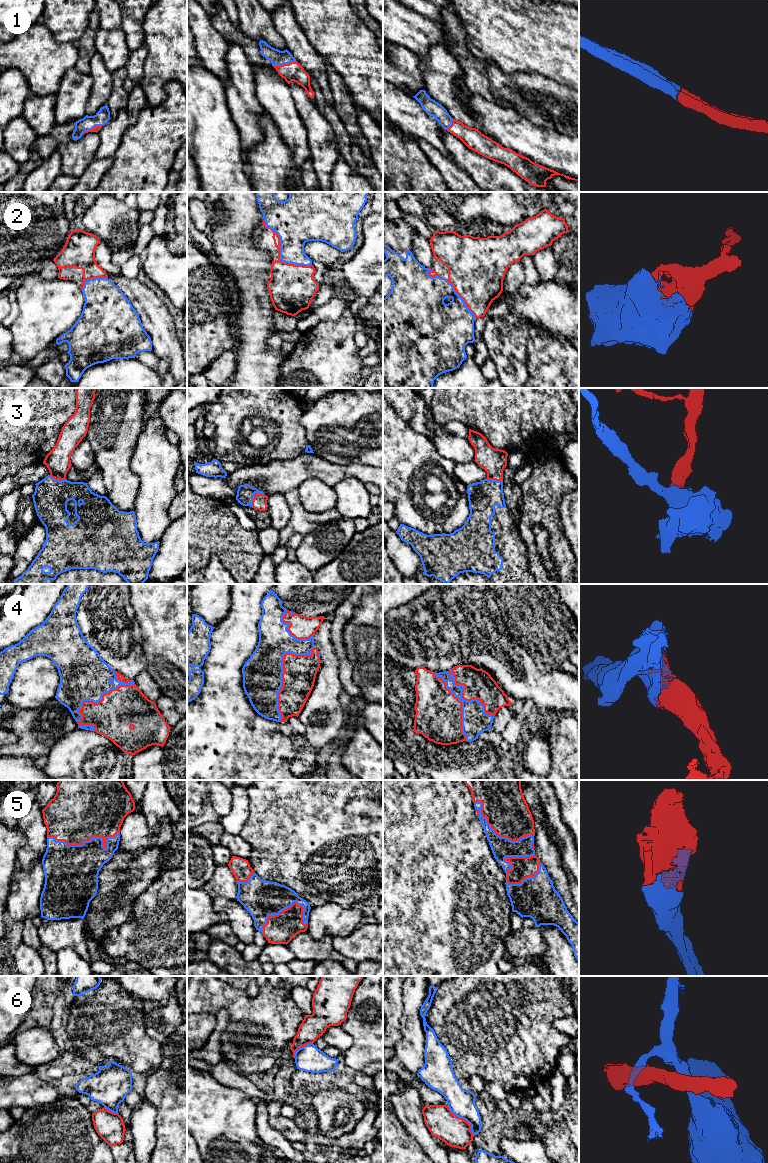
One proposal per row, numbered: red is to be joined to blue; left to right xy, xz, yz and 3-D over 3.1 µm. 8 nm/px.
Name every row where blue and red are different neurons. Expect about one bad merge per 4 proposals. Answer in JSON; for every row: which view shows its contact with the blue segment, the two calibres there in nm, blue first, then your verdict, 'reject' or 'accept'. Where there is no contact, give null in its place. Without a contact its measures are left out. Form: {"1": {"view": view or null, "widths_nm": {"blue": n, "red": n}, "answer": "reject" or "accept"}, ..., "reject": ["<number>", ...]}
{"1": {"view": "xz", "widths_nm": {"blue": 120, "red": 150}, "answer": "accept"}, "2": {"view": "xz", "widths_nm": {"blue": 300, "red": 320}, "answer": "accept"}, "3": {"view": "xz", "widths_nm": {"blue": 140, "red": 120}, "answer": "accept"}, "4": {"view": "xy", "widths_nm": {"blue": 400, "red": 320}, "answer": "accept"}, "5": {"view": "yz", "widths_nm": {"blue": 140, "red": 180}, "answer": "accept"}, "6": {"view": "yz", "widths_nm": {"blue": 220, "red": 240}, "answer": "reject"}, "reject": ["6"]}

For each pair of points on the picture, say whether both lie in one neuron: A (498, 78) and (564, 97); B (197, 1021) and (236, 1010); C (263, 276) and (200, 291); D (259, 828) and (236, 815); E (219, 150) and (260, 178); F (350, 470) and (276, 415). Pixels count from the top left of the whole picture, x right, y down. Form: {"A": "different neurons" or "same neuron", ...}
{"A": "same neuron", "B": "different neurons", "C": "different neurons", "D": "different neurons", "E": "different neurons", "F": "different neurons"}

